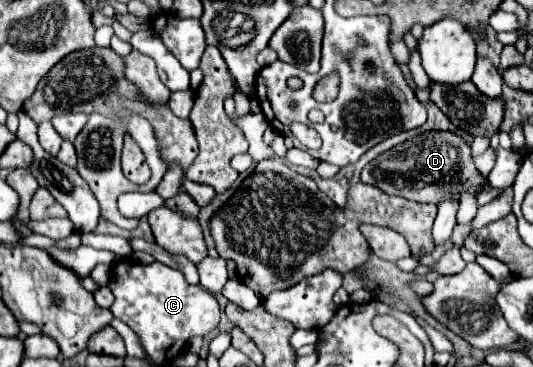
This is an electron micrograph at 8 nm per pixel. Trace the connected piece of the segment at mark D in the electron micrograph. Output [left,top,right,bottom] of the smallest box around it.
[362,131,488,205]

